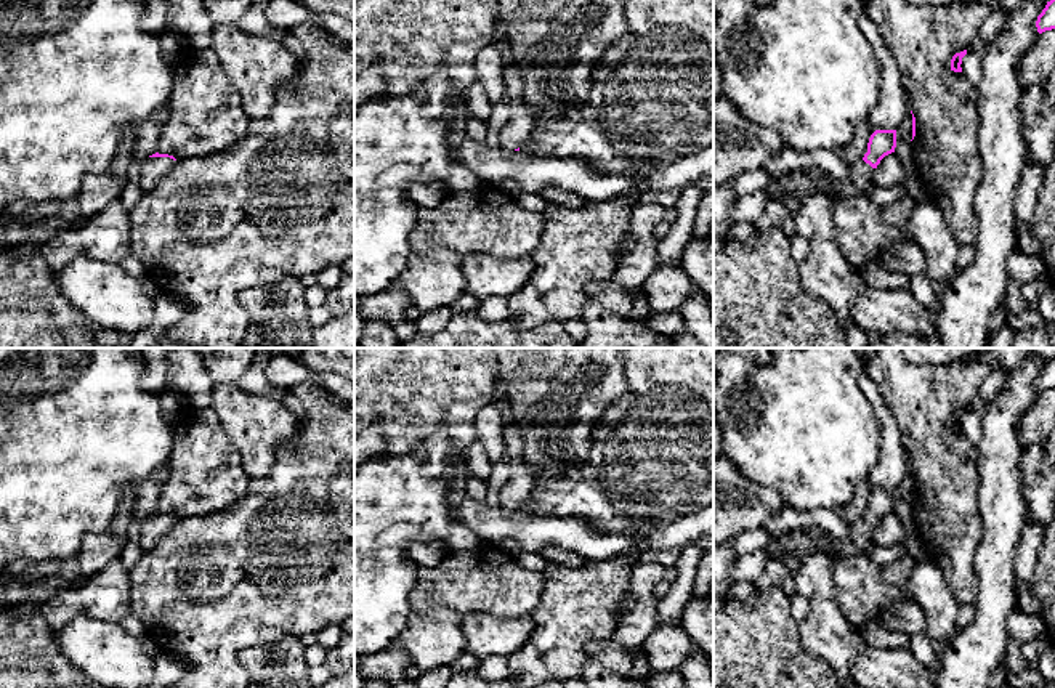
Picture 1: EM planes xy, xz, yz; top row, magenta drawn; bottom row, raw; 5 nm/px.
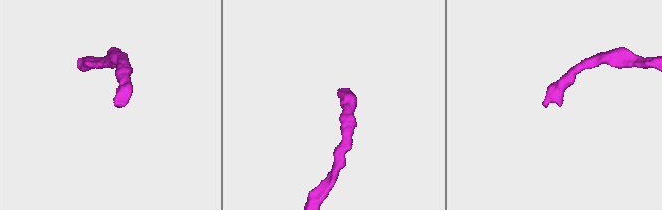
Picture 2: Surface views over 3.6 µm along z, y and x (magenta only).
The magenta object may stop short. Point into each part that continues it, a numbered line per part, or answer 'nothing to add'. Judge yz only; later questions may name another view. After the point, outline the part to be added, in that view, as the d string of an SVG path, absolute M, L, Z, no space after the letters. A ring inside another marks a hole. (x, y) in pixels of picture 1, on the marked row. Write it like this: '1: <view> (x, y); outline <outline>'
1: yz (799, 183); outline M864 160L848 164L848 167L851 175L847 181L835 180L831 175L811 176L806 170L794 170L771 183L765 192L770 200L784 197L805 200L816 194L826 194L834 200L848 199L864 192L874 173L874 168Z

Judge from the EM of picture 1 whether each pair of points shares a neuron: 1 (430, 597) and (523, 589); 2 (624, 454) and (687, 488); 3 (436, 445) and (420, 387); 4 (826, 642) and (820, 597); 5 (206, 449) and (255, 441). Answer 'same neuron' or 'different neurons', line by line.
1: same neuron
2: same neuron
3: different neurons
4: same neuron
5: different neurons

